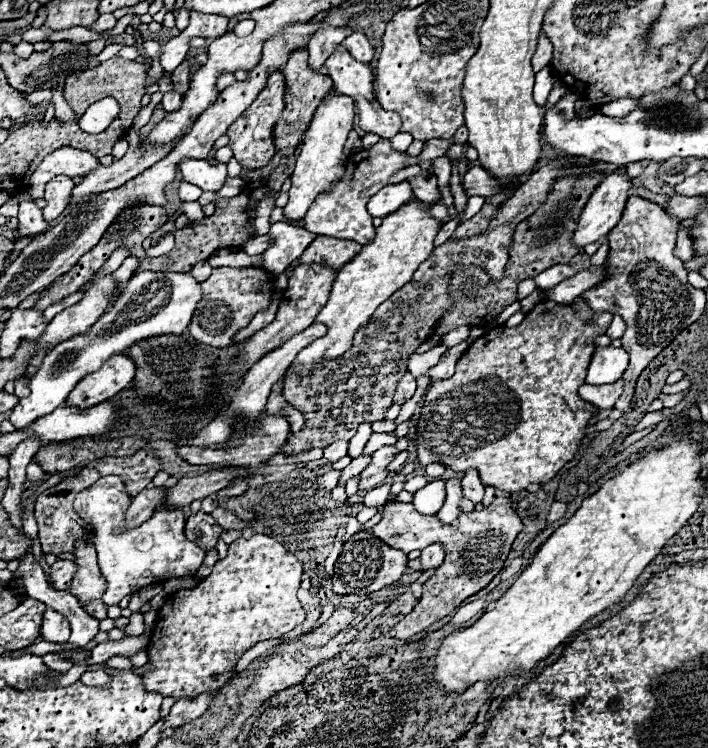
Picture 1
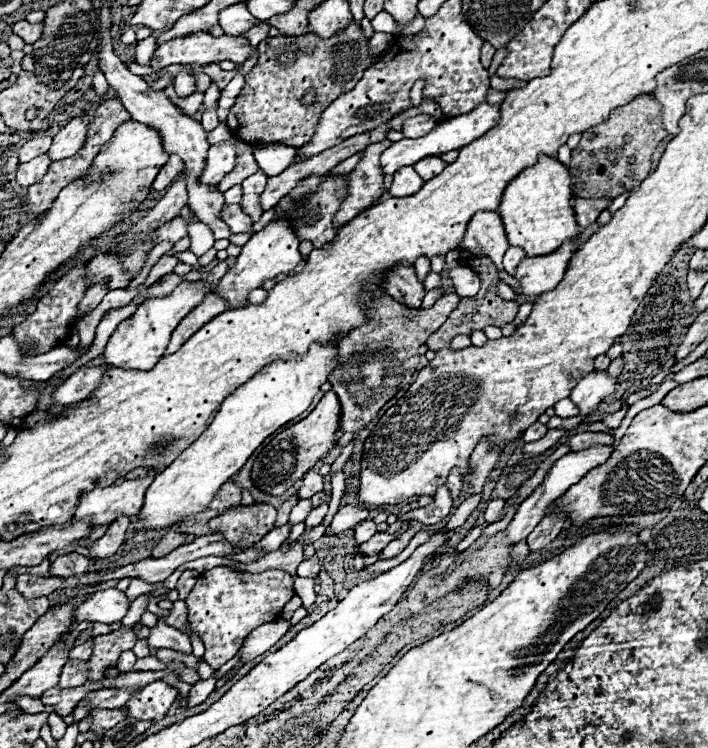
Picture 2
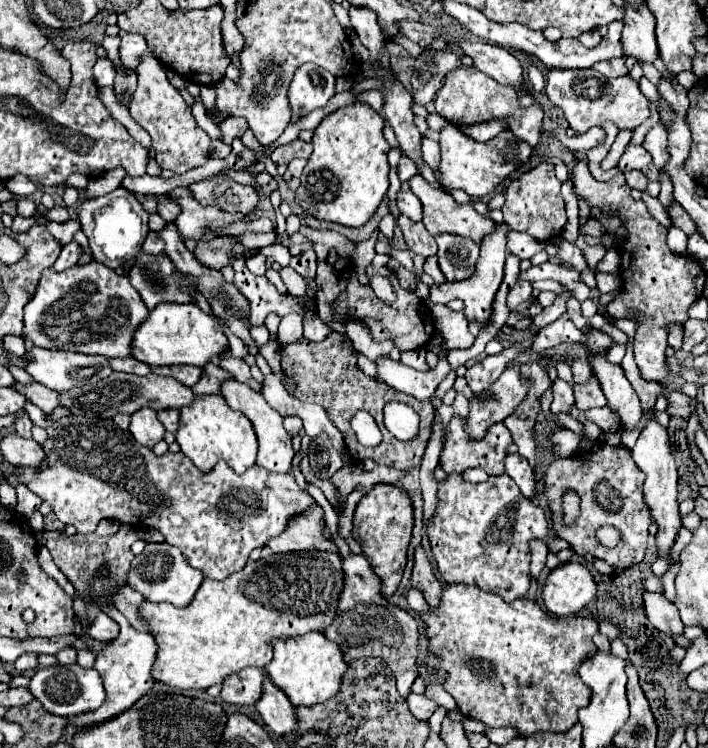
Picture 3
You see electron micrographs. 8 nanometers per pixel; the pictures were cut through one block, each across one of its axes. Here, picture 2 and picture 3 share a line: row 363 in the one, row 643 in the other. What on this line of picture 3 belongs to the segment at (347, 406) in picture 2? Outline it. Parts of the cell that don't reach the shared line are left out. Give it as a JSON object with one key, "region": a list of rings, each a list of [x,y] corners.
{"region":[[[352,554],[350,558],[344,558],[344,566],[346,590],[342,590],[342,598],[338,602],[338,618],[334,618],[324,636],[340,646],[346,662],[368,656],[384,658],[384,662],[396,676],[398,692],[406,698],[410,694],[412,682],[418,676],[418,622],[406,610],[386,600],[386,596],[382,594],[382,580],[372,572],[364,556]]]}

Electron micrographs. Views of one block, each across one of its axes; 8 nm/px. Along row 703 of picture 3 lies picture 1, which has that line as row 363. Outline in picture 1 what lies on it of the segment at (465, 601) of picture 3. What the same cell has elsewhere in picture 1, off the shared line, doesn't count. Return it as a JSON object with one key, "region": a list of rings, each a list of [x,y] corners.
{"region":[[[584,298],[566,306],[554,300],[542,300],[518,326],[498,326],[480,336],[458,358],[454,376],[428,386],[416,426],[418,464],[428,466],[440,462],[454,472],[474,468],[480,472],[482,484],[506,492],[520,492],[530,484],[552,480],[558,470],[574,458],[584,438],[586,424],[594,416],[594,406],[578,396],[578,388],[584,384],[586,364],[596,348],[594,340],[606,334],[612,316],[610,312],[590,310]]]}

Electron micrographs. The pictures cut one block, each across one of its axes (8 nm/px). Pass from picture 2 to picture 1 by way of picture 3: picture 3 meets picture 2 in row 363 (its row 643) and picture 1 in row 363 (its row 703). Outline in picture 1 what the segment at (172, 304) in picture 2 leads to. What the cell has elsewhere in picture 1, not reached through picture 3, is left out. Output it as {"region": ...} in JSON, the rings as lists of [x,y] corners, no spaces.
{"region":[[[118,354],[112,360],[104,362],[102,368],[94,374],[88,374],[82,378],[76,388],[70,392],[66,406],[76,406],[76,408],[92,408],[120,390],[128,388],[130,382],[134,380],[136,364],[130,356]]]}

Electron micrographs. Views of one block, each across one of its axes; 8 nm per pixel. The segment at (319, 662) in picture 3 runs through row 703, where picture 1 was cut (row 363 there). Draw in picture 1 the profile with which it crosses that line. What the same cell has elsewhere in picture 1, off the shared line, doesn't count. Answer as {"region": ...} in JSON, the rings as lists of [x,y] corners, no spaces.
{"region":[[[414,198],[408,204],[404,204],[402,210],[388,214],[382,226],[376,228],[376,238],[370,244],[366,244],[358,256],[354,256],[346,266],[338,270],[330,290],[330,298],[314,320],[320,324],[328,324],[326,336],[314,340],[308,348],[304,348],[296,356],[294,366],[290,366],[286,372],[294,372],[294,368],[300,366],[304,366],[306,370],[314,370],[324,360],[334,360],[342,356],[342,352],[350,348],[354,340],[354,332],[358,332],[358,328],[370,322],[374,310],[398,288],[410,282],[418,266],[432,254],[434,238],[442,226],[440,220],[430,218],[428,208],[430,204],[418,202]]]}

